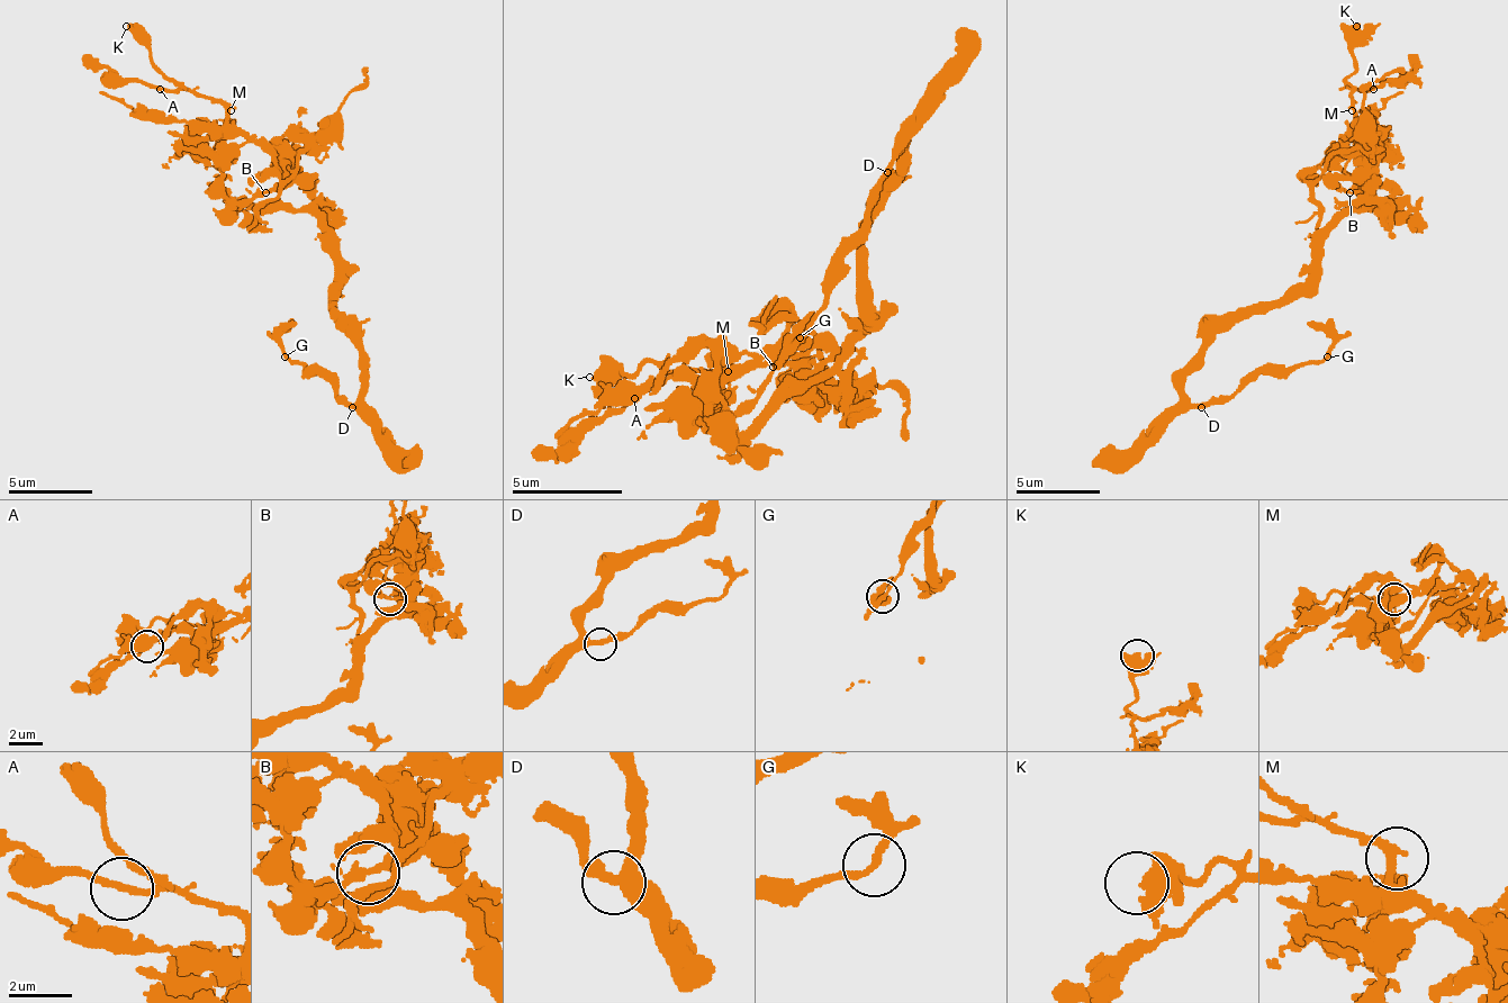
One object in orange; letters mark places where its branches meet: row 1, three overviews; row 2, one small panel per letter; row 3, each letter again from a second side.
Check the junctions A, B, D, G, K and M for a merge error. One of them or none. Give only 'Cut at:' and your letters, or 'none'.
Cut at: B

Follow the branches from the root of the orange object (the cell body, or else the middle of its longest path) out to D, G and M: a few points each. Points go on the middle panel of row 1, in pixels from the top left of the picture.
D: (866, 310), (866, 216), (899, 178), (899, 161), (904, 150), (887, 172)
G: (866, 310), (866, 216), (899, 178), (904, 150), (876, 189), (866, 227), (838, 261), (827, 305), (800, 337)
M: (866, 310), (866, 332), (838, 371), (832, 387), (794, 382), (777, 366), (733, 366), (728, 371)

